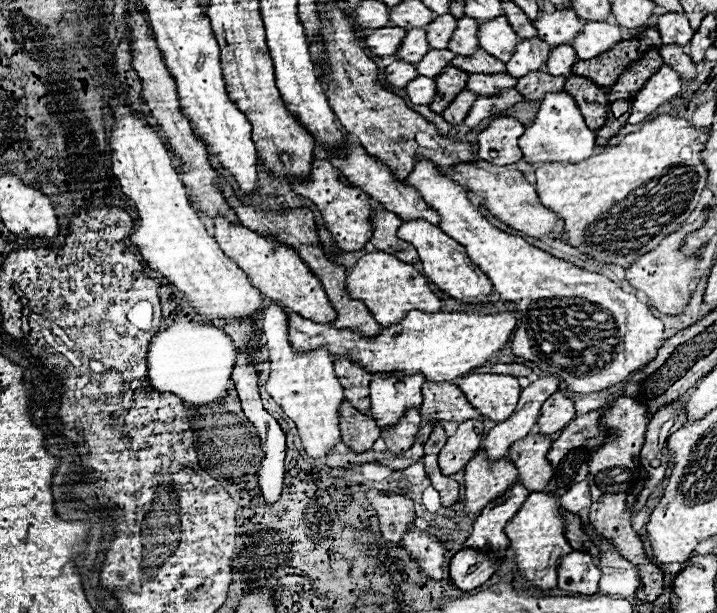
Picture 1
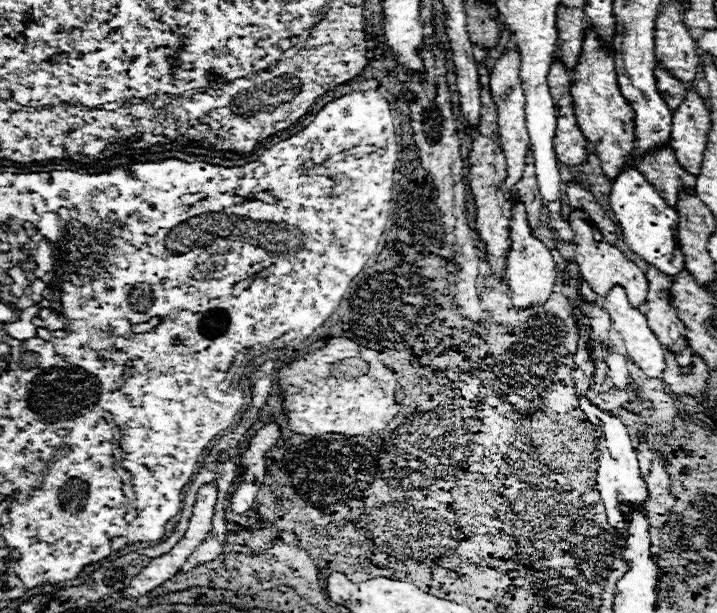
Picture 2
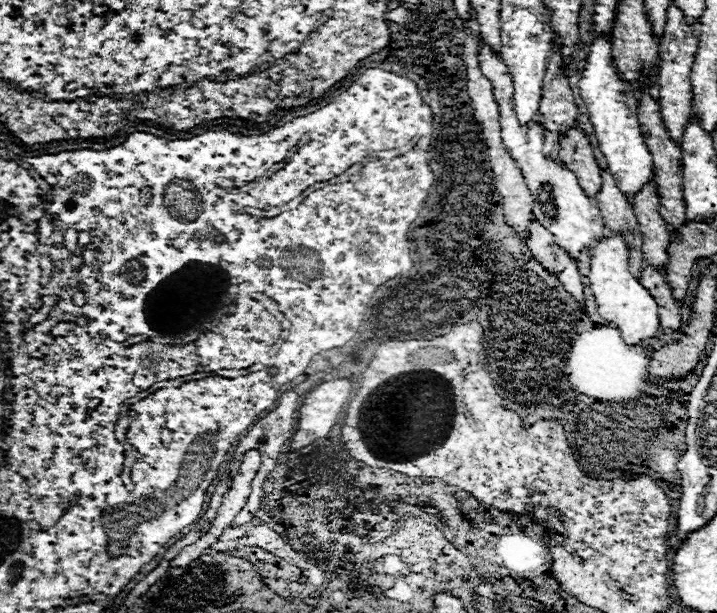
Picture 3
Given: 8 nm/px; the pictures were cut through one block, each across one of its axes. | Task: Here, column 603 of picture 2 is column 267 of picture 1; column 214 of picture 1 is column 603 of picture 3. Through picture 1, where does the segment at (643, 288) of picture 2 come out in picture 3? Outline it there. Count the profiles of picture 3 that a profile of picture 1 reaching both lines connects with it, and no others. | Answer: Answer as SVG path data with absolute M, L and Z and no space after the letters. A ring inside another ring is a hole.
M488 48L482 50L480 54L480 64L482 64L482 72L492 78L494 84L494 92L496 92L496 100L500 106L500 118L502 118L502 140L504 146L508 148L508 154L514 158L516 166L520 166L522 176L526 180L526 186L532 194L532 214L534 218L548 228L548 232L554 234L556 244L560 244L574 260L578 260L578 256L590 246L592 242L602 240L604 234L604 218L598 210L598 206L594 202L590 202L590 198L586 198L584 190L578 184L578 178L562 168L558 162L554 162L552 158L546 158L542 152L542 144L544 144L544 130L540 128L540 124L530 122L528 126L520 126L516 120L516 112L512 110L512 80L508 74L506 64L502 62L500 56L490 54Z

